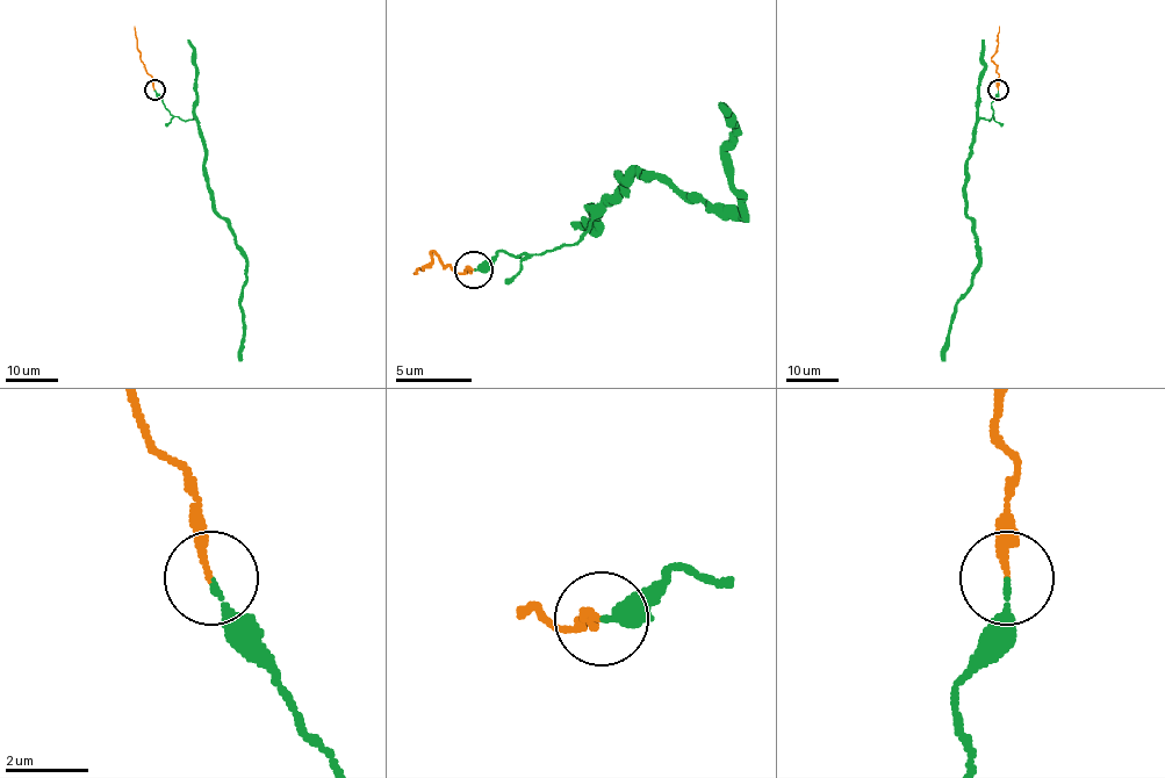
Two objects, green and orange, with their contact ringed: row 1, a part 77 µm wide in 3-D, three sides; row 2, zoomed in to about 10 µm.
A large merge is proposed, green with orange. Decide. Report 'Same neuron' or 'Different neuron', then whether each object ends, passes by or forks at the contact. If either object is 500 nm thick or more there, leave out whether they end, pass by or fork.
Same neuron. At the ring green ends. At the ring orange ends

